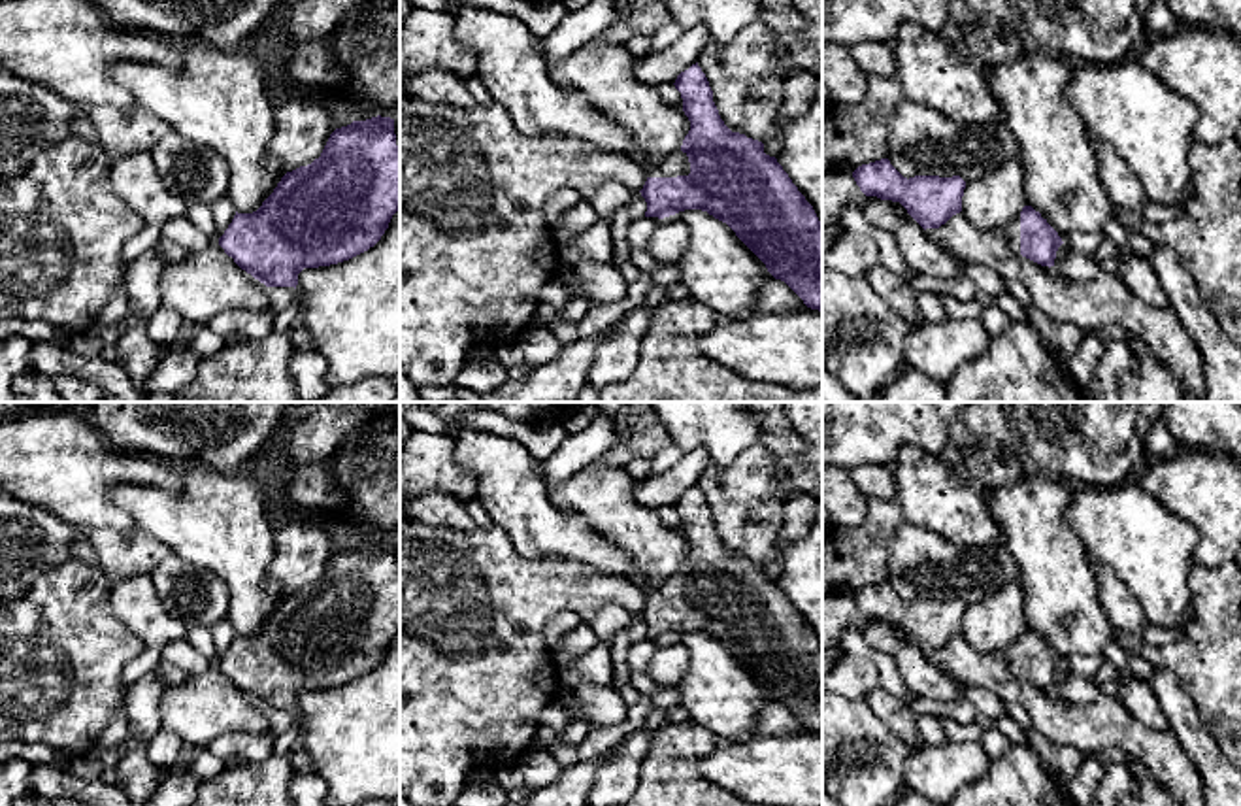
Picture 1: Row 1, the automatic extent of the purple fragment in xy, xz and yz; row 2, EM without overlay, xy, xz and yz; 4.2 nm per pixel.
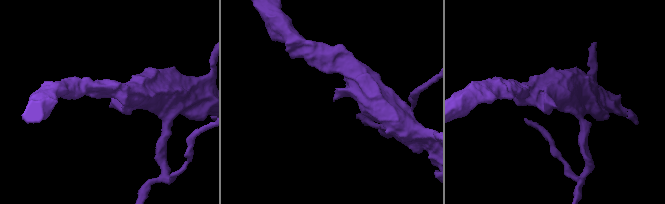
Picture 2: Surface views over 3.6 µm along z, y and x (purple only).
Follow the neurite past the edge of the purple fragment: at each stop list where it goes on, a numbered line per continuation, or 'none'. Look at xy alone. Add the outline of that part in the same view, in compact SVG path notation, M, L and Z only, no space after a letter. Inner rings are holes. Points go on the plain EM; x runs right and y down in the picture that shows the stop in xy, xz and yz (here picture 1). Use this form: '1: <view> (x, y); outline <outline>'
none

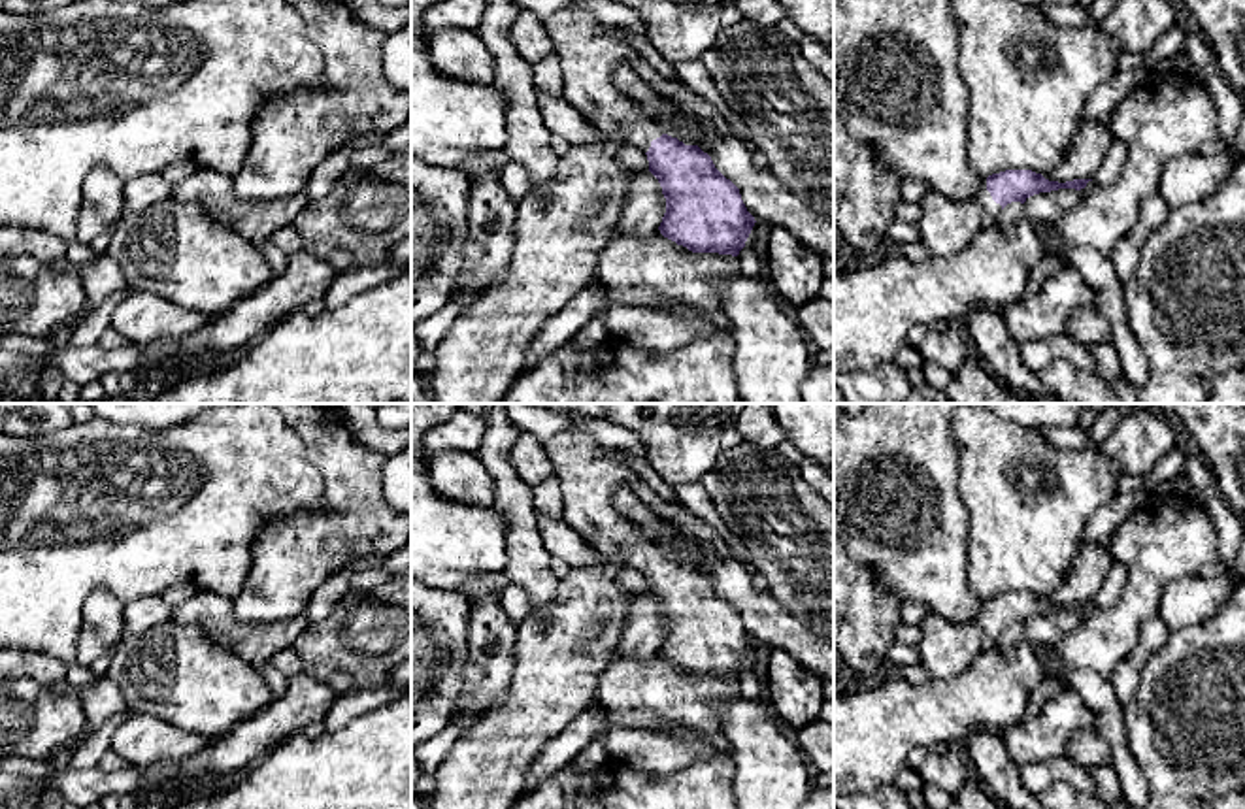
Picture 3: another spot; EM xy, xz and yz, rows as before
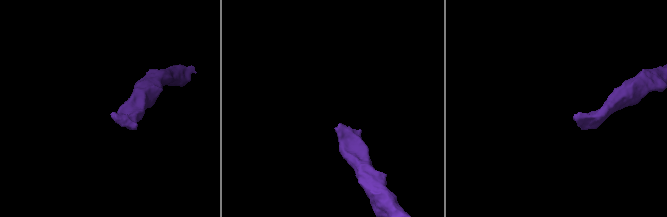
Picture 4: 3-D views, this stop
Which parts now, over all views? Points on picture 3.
1: xz (589, 478); outline M572 426L572 428L566 428L566 430L562 430L562 432L558 432L556 436L553 436L553 438L551 438L547 443L543 443L541 447L543 447L543 451L547 453L547 456L551 458L553 470L556 471L556 477L558 477L558 483L560 483L562 505L564 505L564 517L562 517L562 519L564 519L573 530L577 530L583 539L590 541L602 554L619 556L619 558L622 558L628 566L639 570L643 575L647 575L649 570L651 570L651 564L656 562L656 560L660 560L662 556L668 556L668 558L672 558L672 560L677 560L677 562L683 564L685 568L698 568L698 570L700 570L700 564L702 564L702 562L707 562L707 560L711 560L711 558L728 558L728 556L732 556L730 547L724 543L724 539L722 539L706 520L702 520L700 517L696 517L696 515L690 513L685 505L681 505L681 504L677 504L677 502L673 504L673 502L662 500L656 492L653 492L653 490L639 479L639 475L638 475L628 464L624 464L624 462L621 462L621 460L615 460L615 458L609 458L609 456L606 454L606 449L602 449L602 447L600 447L589 434L585 434L579 426ZM621 487L632 488L632 490L636 492L636 496L638 496L658 519L662 519L664 522L675 526L681 534L685 534L685 536L690 537L692 541L696 541L696 543L700 543L702 547L706 547L707 553L702 554L700 558L673 558L673 556L666 554L664 549L662 549L656 541L653 541L651 537L647 537L628 517L624 517L621 511L615 509L615 505L613 505L613 494L615 494L615 490L621 488ZM700 570L700 571L702 571L702 570ZM702 571L702 573L704 573L704 571ZM704 573L704 575L706 575L706 573Z

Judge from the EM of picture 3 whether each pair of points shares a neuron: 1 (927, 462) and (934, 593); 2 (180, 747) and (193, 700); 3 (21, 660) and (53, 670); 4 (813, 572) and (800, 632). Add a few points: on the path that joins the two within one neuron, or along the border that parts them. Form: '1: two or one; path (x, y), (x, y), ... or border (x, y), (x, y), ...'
1: one; path (944, 495), (944, 530), (934, 540), (934, 561)
2: two; border (144, 713), (197, 732), (210, 742)
3: one; path (29, 664), (46, 670)
4: two; border (783, 606), (813, 632)

